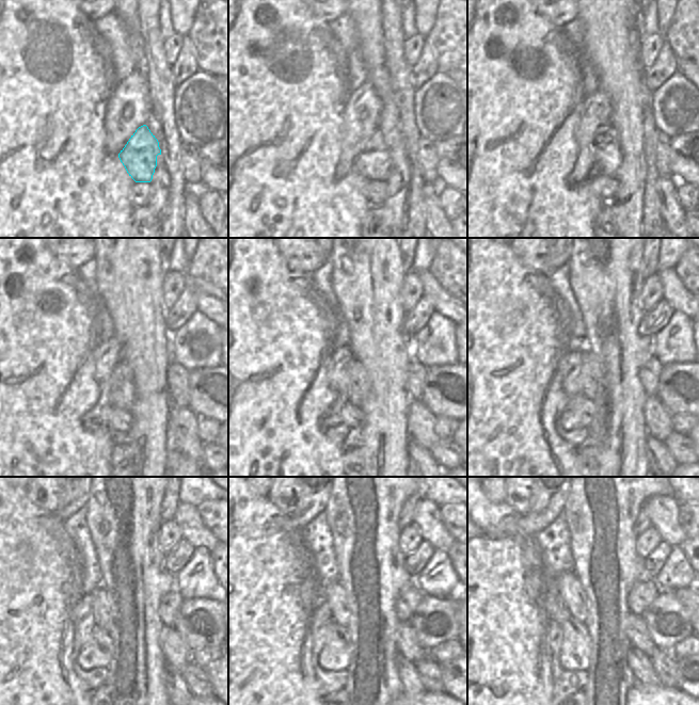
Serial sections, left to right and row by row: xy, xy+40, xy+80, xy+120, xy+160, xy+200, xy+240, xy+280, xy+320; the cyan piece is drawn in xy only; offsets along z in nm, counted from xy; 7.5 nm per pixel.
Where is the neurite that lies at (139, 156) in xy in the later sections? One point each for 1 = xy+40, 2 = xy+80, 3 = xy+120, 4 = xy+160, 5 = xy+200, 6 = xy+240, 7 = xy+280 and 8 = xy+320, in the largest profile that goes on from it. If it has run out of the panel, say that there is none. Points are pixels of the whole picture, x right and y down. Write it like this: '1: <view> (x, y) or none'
1: xy+40 (372, 162)
2: xy+80 (607, 158)
3: xy+120 (122, 386)
4: xy+160 (359, 382)
5: xy+200 (590, 375)
6: xy+240 (104, 609)
7: xy+280 (335, 594)
8: xy+320 (569, 586)

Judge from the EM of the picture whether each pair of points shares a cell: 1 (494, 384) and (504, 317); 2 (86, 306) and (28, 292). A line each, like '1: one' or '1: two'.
1: one
2: one

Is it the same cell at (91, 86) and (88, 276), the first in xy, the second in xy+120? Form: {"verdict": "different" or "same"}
{"verdict": "different"}

